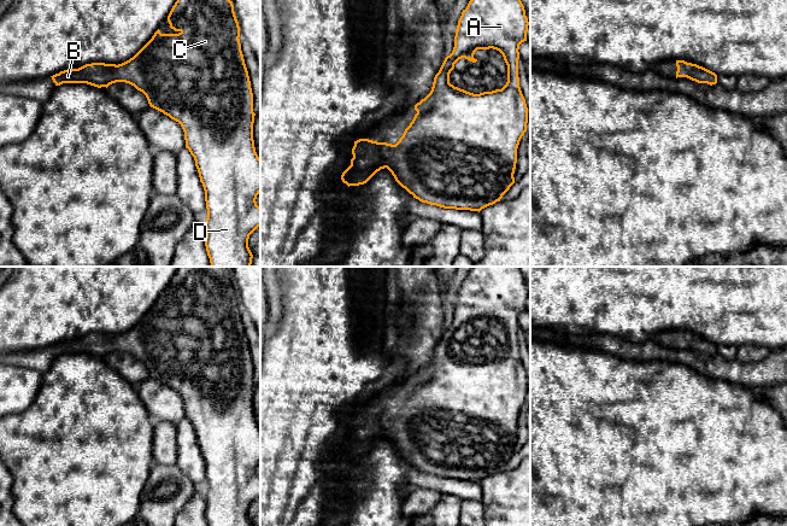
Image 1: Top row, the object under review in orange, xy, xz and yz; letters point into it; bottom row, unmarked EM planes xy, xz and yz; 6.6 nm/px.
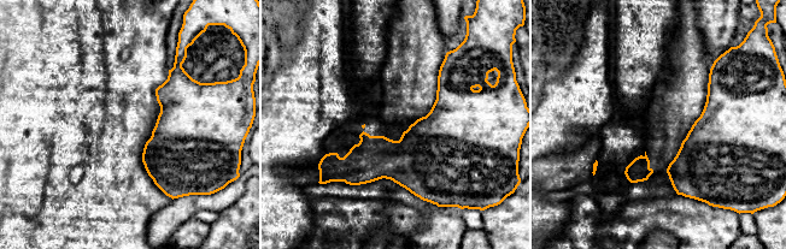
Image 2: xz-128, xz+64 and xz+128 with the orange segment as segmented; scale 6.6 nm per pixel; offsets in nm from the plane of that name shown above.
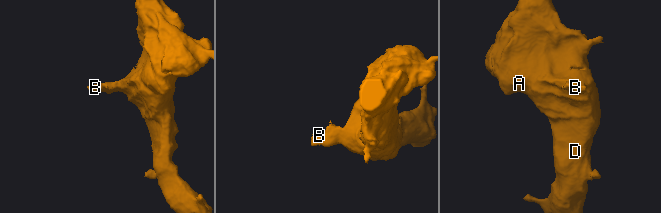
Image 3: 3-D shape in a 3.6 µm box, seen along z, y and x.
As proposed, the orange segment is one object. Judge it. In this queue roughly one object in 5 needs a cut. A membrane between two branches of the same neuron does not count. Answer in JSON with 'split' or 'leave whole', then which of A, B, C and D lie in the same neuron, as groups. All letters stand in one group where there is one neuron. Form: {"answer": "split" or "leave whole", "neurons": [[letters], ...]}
{"answer": "leave whole", "neurons": [["A", "B", "C", "D"]]}

